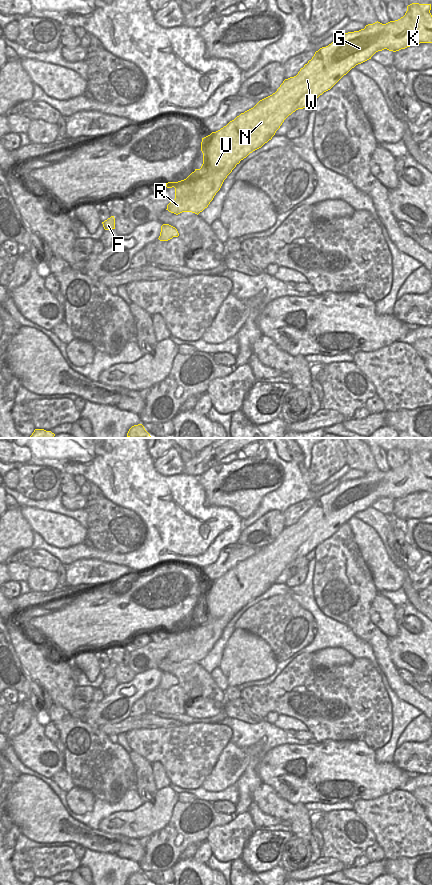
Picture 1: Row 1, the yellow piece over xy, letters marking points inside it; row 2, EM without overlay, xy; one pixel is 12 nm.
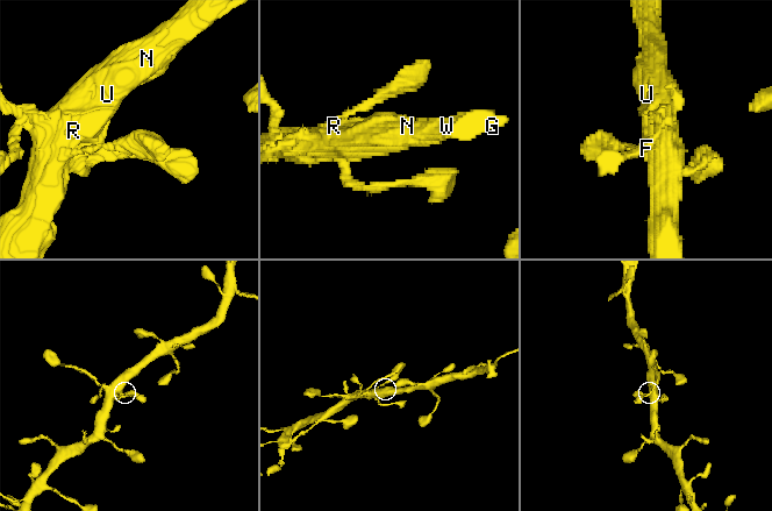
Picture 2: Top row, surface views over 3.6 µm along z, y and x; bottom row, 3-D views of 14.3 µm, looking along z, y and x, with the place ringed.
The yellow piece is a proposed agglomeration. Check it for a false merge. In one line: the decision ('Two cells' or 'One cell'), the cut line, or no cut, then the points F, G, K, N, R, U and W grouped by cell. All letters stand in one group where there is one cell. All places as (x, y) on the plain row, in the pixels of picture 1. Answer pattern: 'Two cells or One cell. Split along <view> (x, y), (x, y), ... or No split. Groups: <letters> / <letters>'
One cell. No split. Groups: F G K N R U W.

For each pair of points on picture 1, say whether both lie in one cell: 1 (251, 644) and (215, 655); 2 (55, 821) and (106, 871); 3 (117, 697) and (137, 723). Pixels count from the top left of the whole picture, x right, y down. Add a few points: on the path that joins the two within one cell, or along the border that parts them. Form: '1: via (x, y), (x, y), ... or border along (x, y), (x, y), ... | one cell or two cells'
1: border along (233, 632), (224, 648), (219, 667) | two cells
2: border along (85, 847), (108, 853) | two cells
3: border along (129, 715), (118, 722), (107, 724) | two cells

